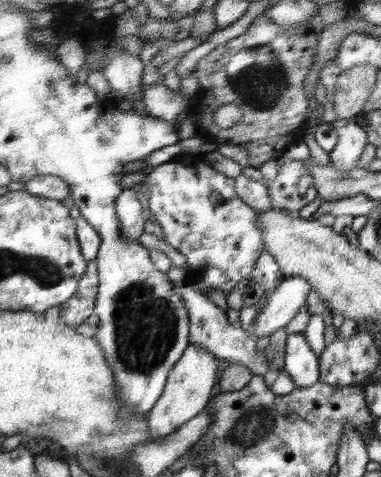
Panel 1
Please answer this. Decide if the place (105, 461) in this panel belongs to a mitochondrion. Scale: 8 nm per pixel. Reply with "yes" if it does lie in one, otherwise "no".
yes

